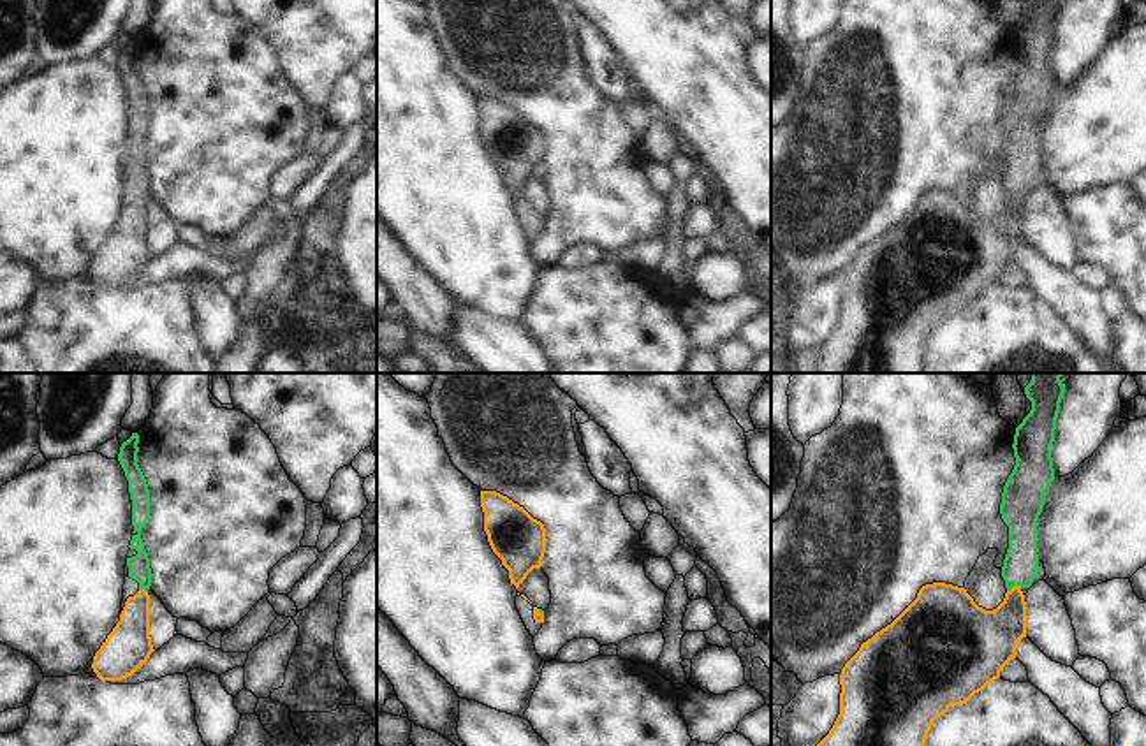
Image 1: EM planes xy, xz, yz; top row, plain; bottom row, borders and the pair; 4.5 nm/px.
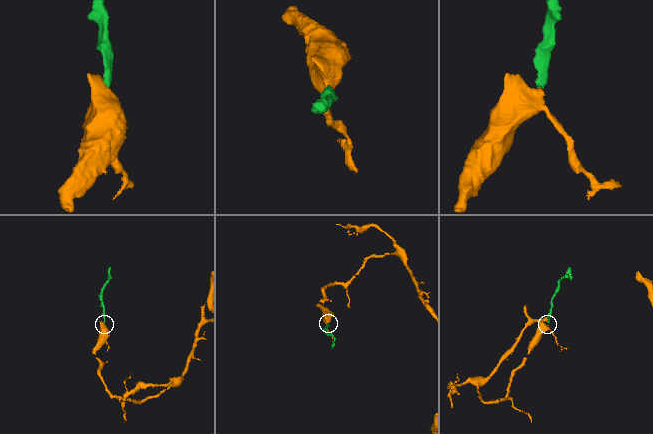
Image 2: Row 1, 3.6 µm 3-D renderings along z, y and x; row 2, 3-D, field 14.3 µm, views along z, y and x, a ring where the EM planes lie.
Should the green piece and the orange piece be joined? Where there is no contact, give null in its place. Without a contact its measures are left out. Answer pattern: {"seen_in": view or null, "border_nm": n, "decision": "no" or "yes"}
{"seen_in": "yz", "border_nm": 80, "decision": "yes"}

